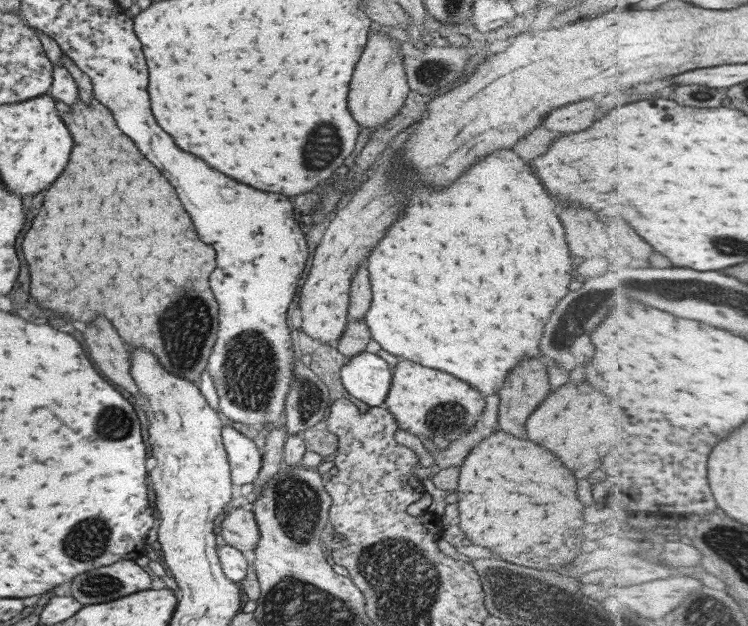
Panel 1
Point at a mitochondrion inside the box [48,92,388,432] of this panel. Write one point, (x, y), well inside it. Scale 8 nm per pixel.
(252, 363)

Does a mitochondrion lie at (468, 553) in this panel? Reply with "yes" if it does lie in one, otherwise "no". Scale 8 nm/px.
no

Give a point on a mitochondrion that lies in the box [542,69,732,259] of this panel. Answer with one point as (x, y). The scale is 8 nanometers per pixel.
(701, 95)

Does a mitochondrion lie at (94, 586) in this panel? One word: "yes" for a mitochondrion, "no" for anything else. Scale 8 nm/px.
yes

